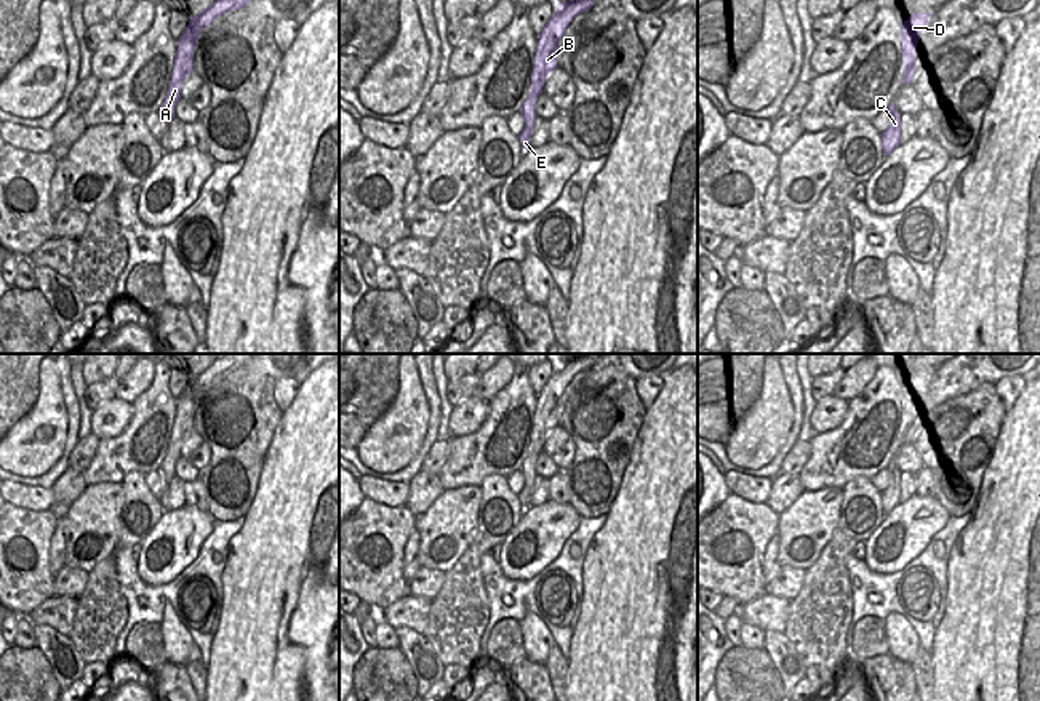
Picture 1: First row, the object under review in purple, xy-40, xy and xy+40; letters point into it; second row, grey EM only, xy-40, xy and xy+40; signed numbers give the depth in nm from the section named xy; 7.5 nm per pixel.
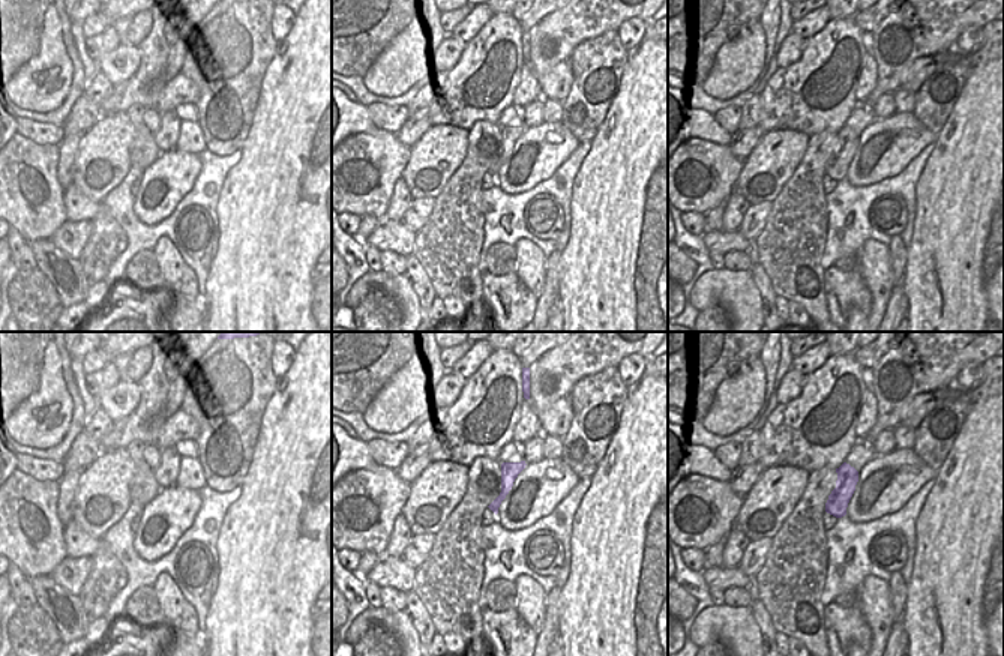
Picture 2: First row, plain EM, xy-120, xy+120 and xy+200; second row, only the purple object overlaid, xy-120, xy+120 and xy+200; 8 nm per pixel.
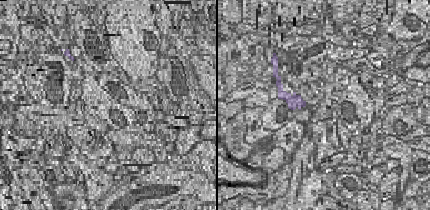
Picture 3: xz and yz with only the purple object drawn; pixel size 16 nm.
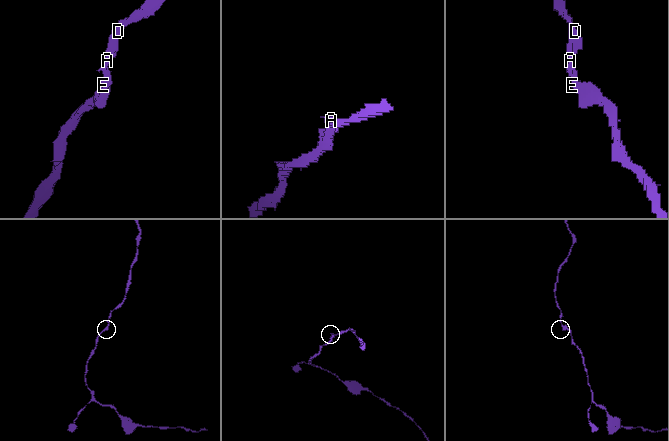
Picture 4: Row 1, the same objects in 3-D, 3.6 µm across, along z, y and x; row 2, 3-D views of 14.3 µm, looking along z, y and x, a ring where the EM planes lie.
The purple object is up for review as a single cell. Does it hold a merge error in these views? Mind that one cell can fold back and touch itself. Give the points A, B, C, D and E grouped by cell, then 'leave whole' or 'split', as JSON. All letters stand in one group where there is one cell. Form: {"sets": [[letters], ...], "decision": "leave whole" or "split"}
{"sets": [["A", "B", "C", "D", "E"]], "decision": "leave whole"}

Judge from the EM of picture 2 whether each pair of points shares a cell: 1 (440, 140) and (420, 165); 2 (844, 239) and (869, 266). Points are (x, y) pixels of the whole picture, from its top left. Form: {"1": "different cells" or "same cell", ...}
{"1": "same cell", "2": "different cells"}

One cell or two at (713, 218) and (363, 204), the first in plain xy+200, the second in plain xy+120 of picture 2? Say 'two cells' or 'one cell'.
two cells

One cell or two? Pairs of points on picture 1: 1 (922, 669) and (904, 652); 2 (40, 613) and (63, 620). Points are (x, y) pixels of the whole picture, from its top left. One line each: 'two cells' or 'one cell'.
1: two cells
2: one cell

